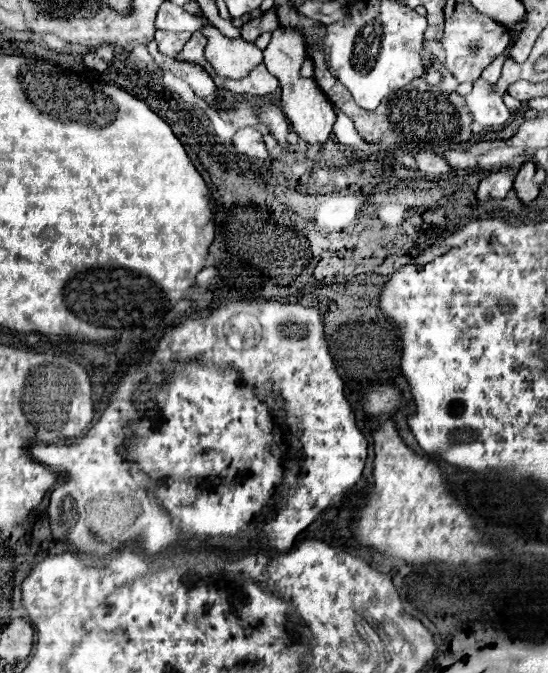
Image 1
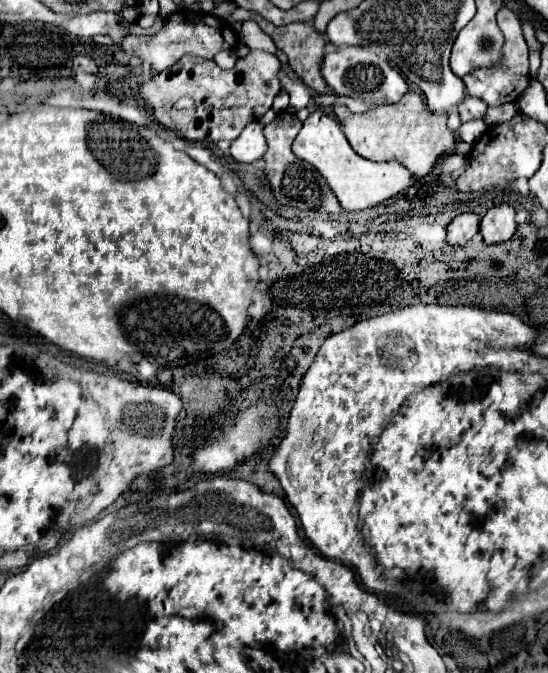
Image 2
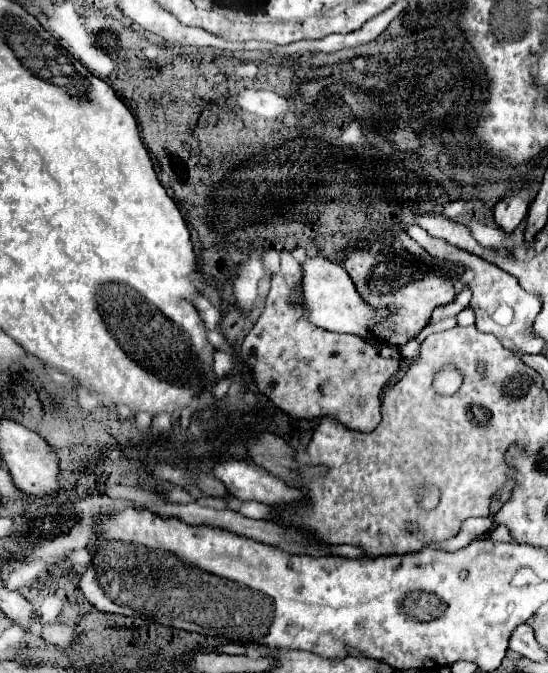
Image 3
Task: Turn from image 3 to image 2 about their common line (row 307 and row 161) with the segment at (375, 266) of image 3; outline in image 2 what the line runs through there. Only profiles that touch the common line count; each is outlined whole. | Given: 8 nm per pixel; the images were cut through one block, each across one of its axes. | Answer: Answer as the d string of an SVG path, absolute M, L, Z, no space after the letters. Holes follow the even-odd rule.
M416 92L404 94L398 104L376 108L366 114L352 114L346 106L340 104L334 104L332 112L342 124L350 146L362 158L372 162L398 162L418 180L428 176L436 162L444 156L450 156L456 148L456 134L446 126L448 114L430 112L424 104L424 98Z

